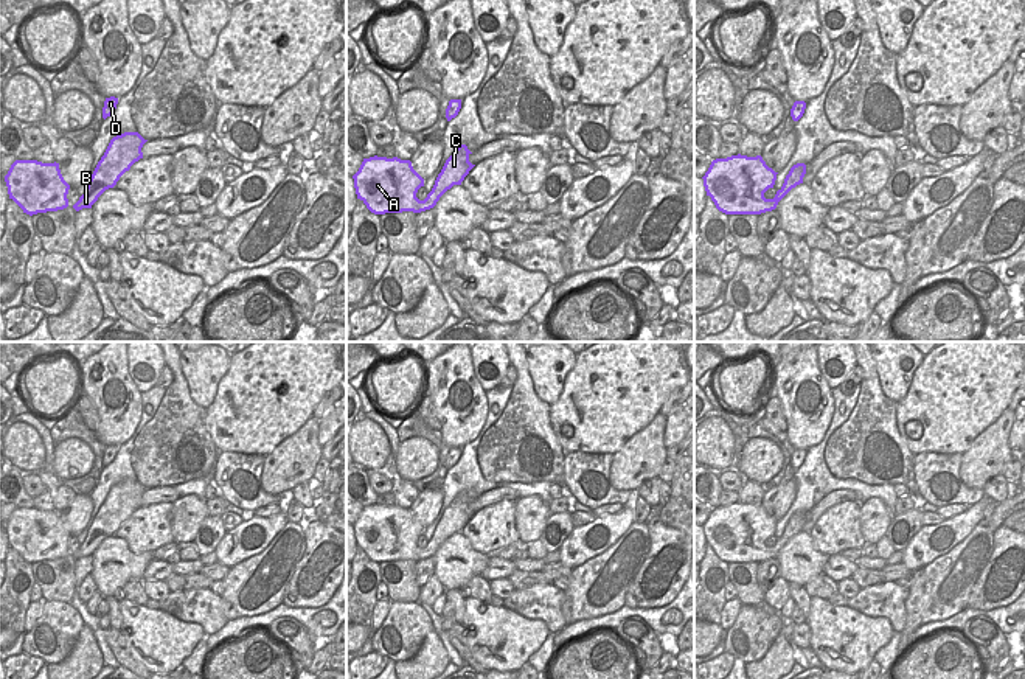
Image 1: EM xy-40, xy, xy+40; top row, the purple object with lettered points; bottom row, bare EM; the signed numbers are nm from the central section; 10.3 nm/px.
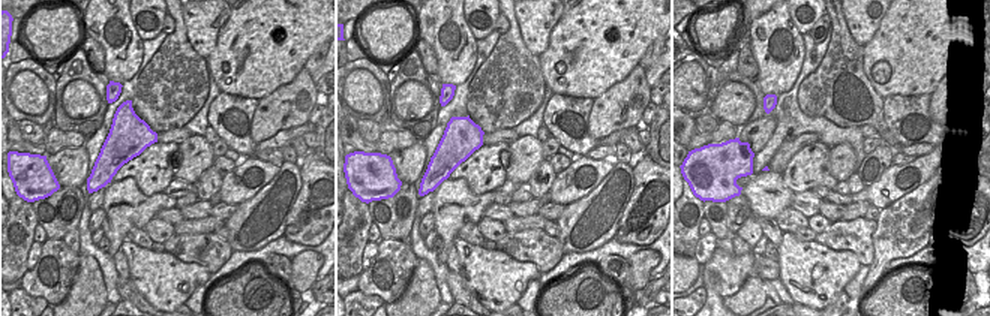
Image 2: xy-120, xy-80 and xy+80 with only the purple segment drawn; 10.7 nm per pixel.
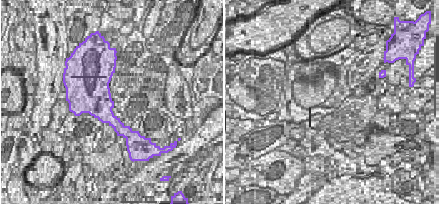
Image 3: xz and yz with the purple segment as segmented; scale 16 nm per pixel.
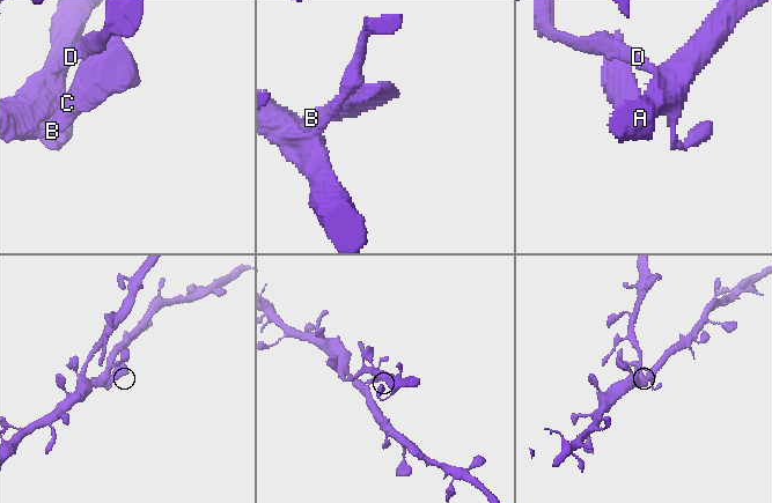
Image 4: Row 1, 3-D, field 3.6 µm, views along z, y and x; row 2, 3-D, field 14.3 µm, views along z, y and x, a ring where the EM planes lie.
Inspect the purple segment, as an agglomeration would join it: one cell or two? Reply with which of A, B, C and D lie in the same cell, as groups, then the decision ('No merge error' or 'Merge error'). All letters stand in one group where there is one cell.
Groups: A B C D. No merge error.

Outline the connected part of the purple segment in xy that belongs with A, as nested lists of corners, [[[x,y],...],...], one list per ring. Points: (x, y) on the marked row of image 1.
[[[460,145],[446,160],[424,200],[416,197],[418,190],[424,186],[424,179],[413,169],[410,160],[377,155],[363,158],[353,176],[357,199],[374,214],[430,210],[447,190],[461,185],[475,166],[469,162],[471,154],[466,145]]]

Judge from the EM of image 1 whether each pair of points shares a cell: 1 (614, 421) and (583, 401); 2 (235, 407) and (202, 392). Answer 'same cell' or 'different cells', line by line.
1: same cell
2: different cells

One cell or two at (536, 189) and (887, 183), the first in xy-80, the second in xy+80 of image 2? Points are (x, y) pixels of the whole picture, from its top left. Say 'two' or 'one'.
two

